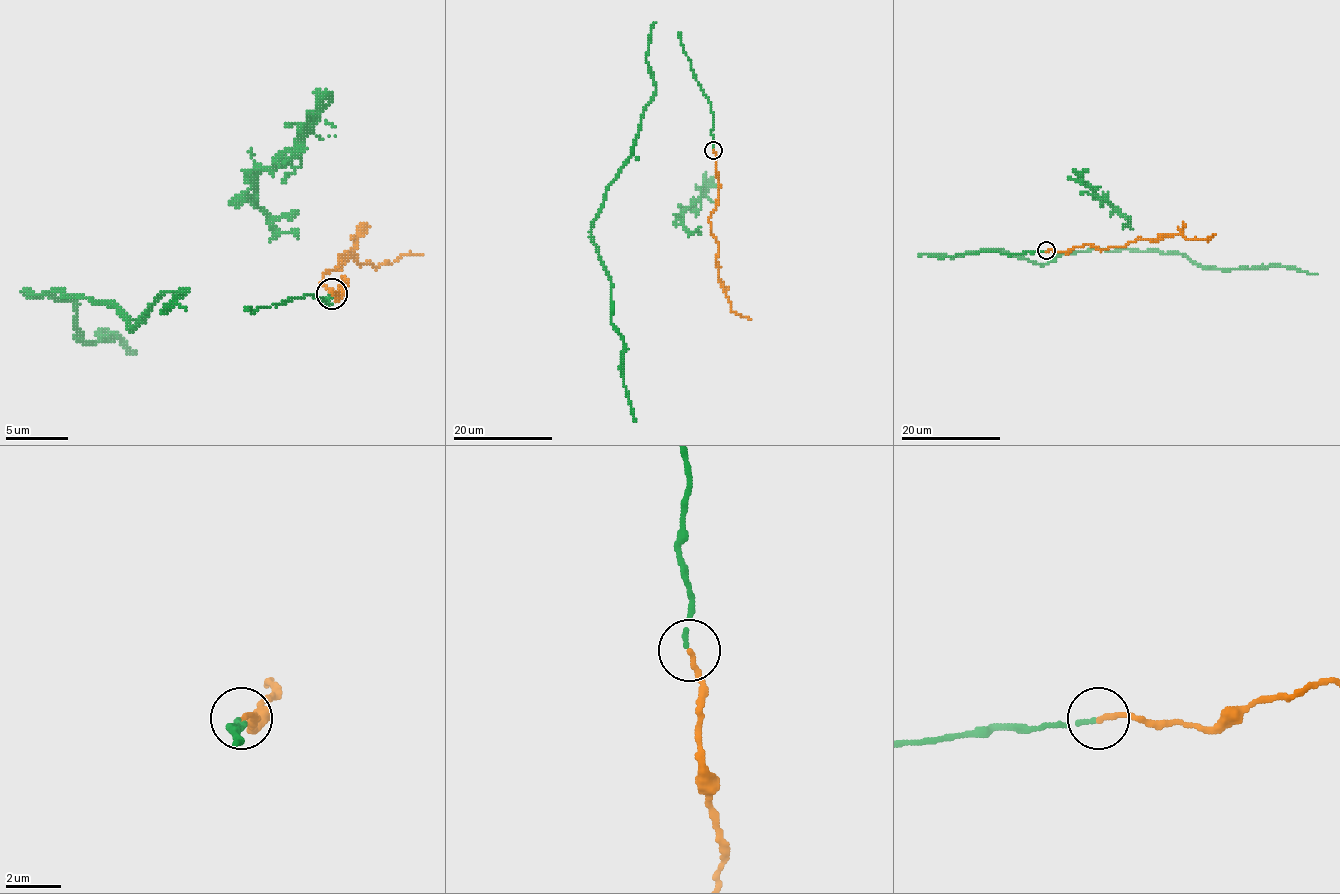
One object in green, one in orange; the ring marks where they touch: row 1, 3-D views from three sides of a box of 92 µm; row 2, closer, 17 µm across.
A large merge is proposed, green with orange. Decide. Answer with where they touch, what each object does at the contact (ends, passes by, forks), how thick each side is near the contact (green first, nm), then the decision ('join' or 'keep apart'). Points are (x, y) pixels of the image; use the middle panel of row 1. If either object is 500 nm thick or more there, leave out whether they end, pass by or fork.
(713, 150) | green ends | orange ends | 150/200 nm | join

